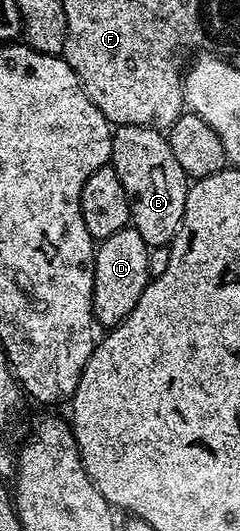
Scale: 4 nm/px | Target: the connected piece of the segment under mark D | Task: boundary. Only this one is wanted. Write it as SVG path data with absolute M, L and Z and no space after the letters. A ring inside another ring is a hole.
M132 228L116 232L97 243L92 259L94 271L94 316L99 327L118 326L136 308L136 300L144 292L150 274L151 247L146 245L144 236Z

